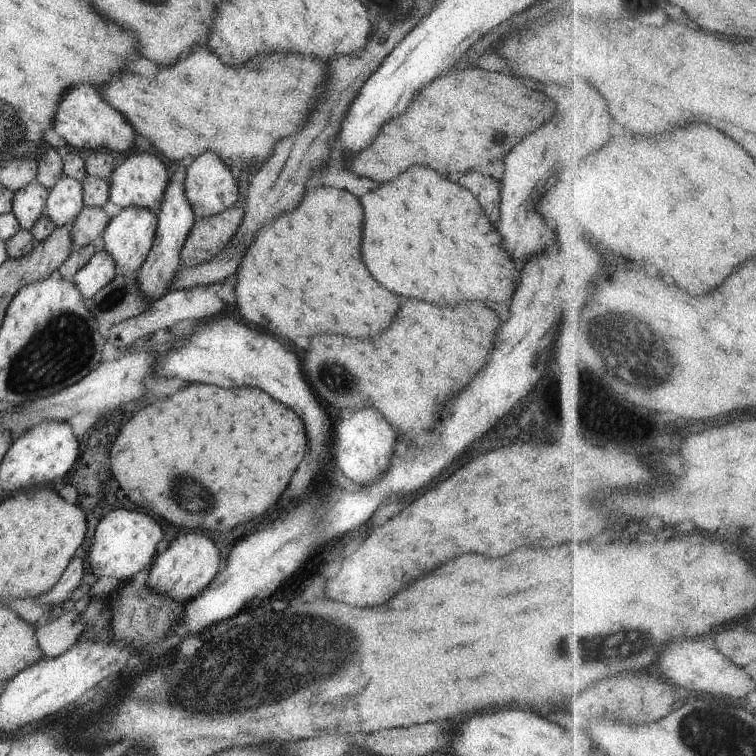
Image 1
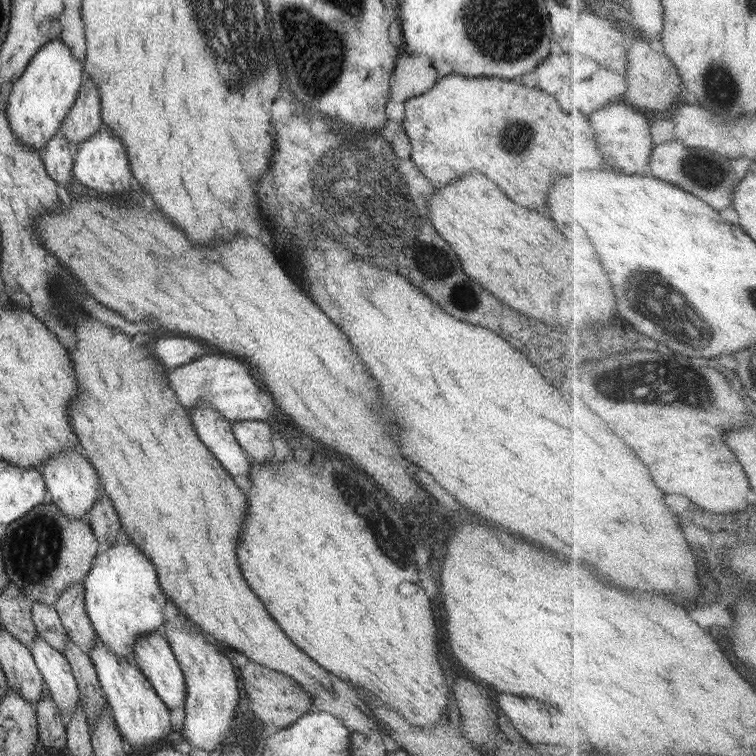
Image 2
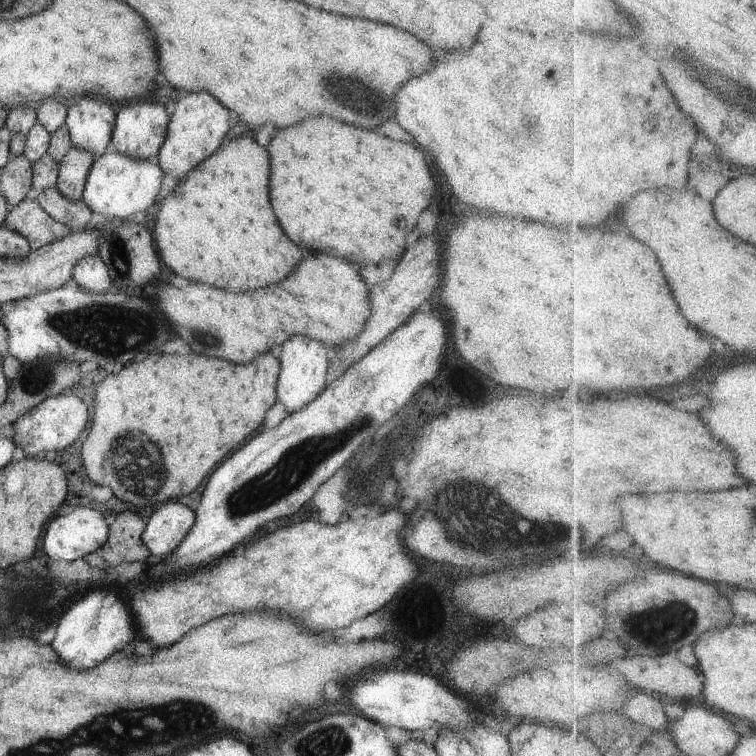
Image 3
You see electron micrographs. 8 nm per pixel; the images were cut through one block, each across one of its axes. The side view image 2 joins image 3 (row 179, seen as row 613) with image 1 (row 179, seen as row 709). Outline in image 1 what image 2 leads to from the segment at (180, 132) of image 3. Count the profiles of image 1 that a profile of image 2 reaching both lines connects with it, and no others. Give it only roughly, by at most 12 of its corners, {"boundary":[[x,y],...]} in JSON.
{"boundary":[[214,152],[192,161],[183,185],[196,219],[234,207],[237,173]]}

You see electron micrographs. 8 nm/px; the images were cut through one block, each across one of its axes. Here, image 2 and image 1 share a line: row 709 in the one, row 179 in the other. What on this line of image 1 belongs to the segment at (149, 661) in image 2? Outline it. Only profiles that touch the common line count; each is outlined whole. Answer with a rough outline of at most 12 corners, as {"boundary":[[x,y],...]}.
{"boundary":[[172,177],[136,277],[151,303],[171,290],[196,219]]}

